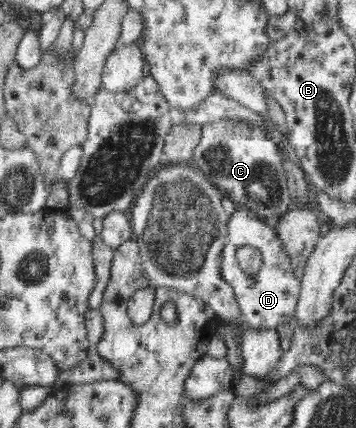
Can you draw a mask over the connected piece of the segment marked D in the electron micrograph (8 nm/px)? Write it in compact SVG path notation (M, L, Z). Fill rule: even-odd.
M237 206L233 213L227 215L225 227L227 233L224 248L218 255L219 275L229 287L232 287L249 327L276 330L278 325L292 322L300 296L300 280L292 274L288 255L283 251L280 241L276 238L271 222L260 218L246 208ZM241 246L255 246L262 250L263 266L254 277L250 277L239 267L236 249Z

